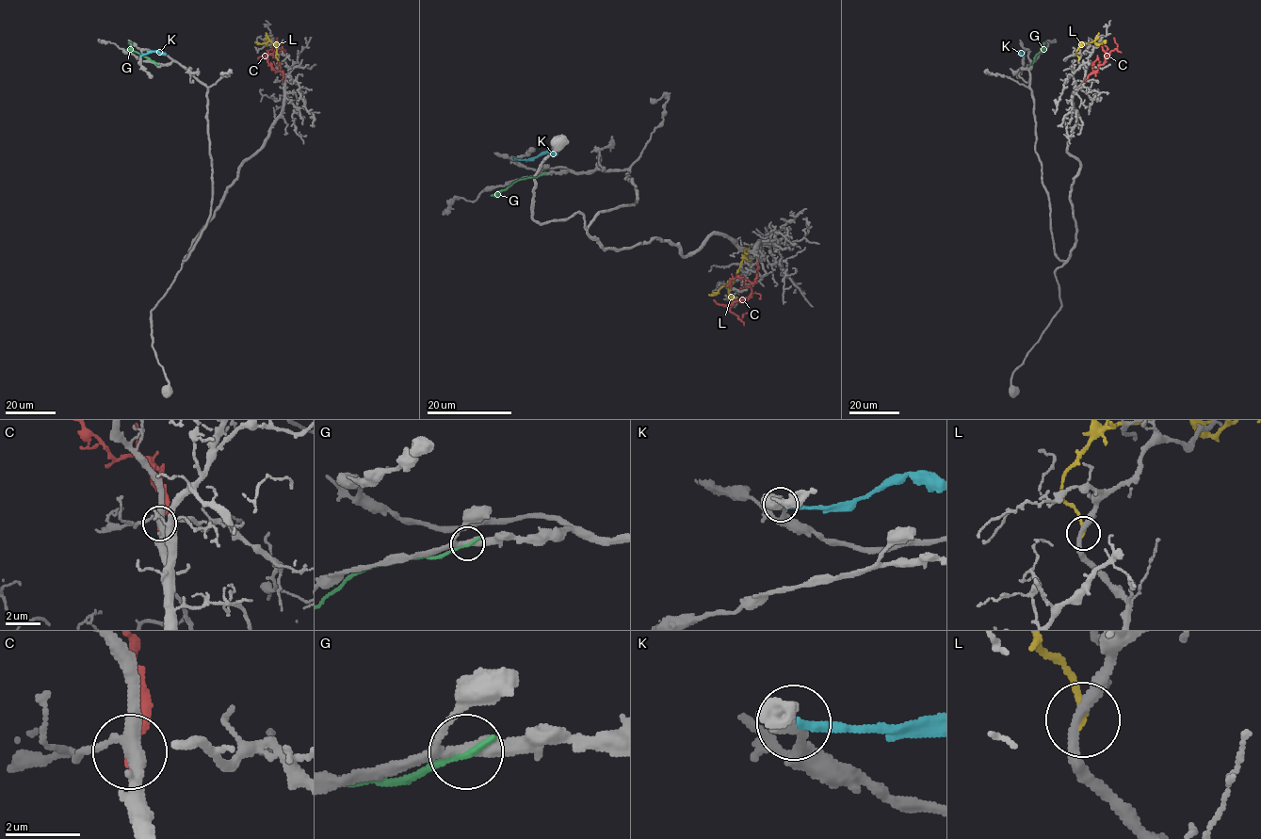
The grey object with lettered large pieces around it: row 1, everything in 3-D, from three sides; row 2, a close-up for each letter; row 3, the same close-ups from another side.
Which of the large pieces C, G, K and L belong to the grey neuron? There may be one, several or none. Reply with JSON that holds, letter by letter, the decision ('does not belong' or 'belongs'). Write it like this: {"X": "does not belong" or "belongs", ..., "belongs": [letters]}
{"C": "belongs", "G": "does not belong", "K": "does not belong", "L": "does not belong", "belongs": ["C"]}

